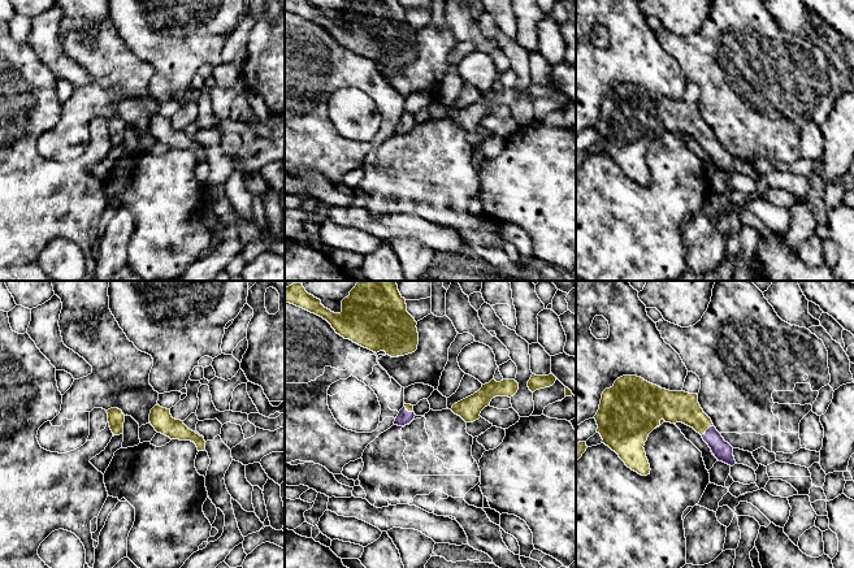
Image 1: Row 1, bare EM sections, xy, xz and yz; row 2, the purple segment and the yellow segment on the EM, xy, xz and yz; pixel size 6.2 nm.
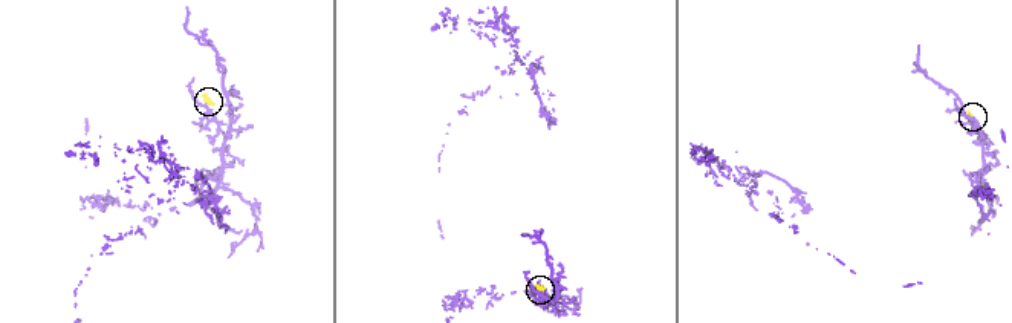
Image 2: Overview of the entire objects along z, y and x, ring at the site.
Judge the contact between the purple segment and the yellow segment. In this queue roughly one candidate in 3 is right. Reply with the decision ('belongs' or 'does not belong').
belongs

